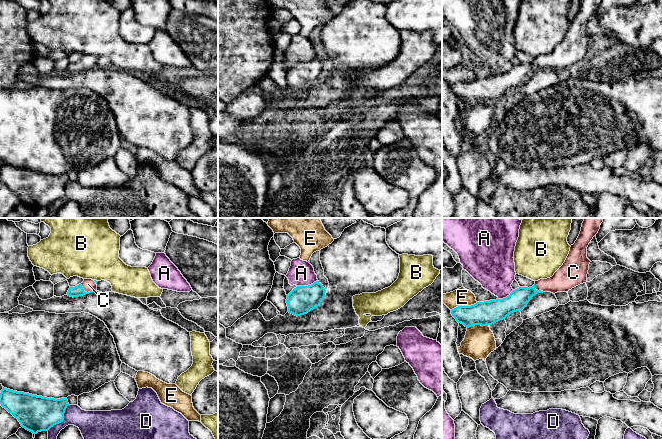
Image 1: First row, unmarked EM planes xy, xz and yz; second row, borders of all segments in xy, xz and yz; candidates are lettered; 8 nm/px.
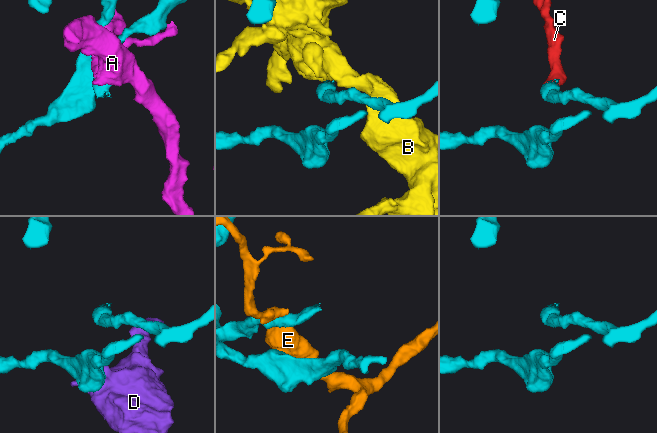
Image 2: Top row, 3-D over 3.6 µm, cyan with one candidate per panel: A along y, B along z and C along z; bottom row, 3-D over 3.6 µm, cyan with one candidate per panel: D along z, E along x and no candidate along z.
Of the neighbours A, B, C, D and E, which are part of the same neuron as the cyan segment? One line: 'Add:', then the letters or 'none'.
Add: C

